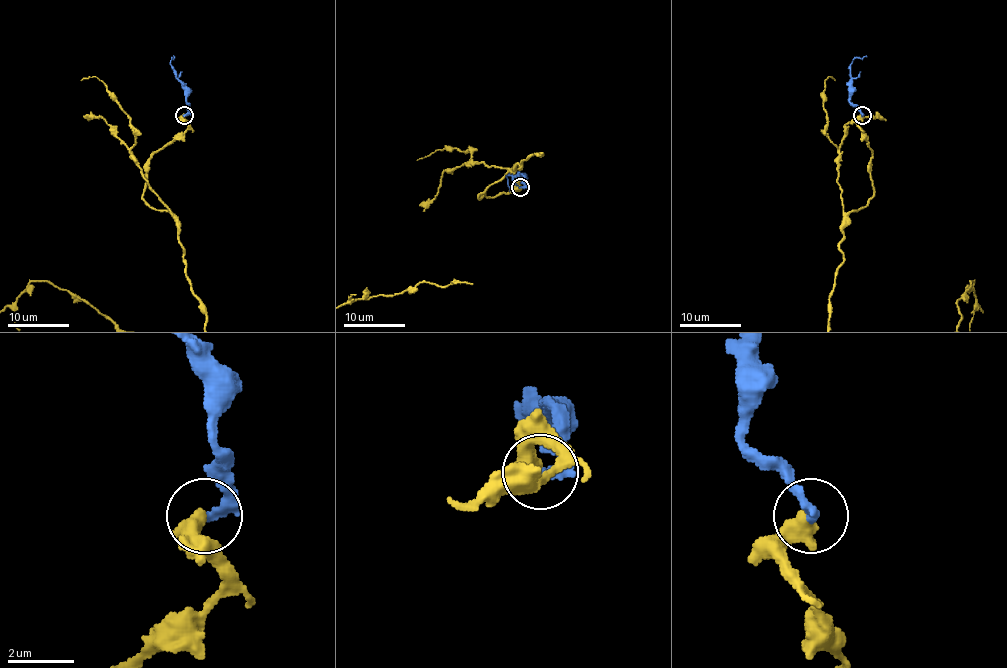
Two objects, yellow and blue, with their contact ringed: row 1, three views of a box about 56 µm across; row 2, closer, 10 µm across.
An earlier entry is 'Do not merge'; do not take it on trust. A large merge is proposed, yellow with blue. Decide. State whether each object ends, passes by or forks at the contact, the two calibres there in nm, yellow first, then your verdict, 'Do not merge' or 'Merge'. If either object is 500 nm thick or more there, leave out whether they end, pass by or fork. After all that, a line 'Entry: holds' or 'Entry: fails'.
Thickness 550 nm (yellow) against 280 nm. Merge
Entry: fails

